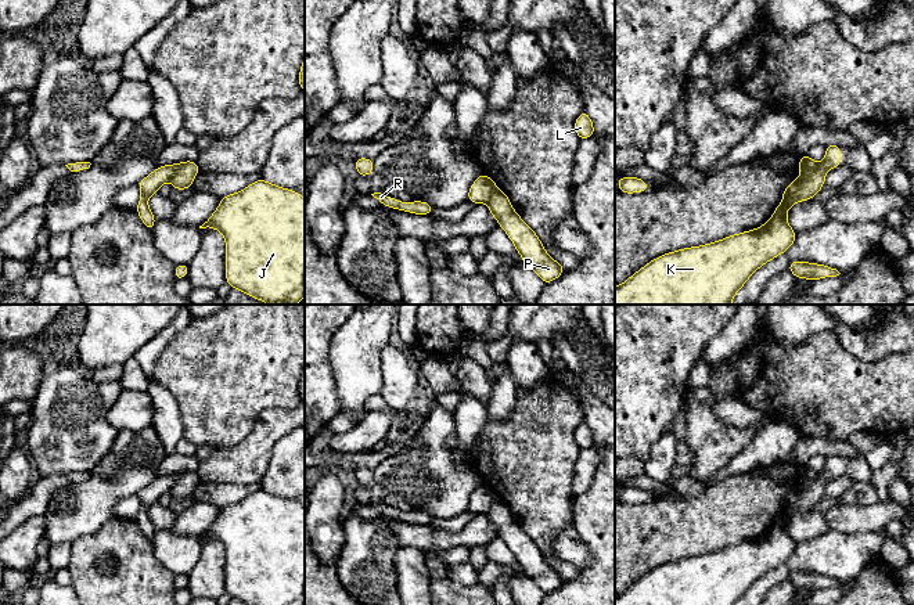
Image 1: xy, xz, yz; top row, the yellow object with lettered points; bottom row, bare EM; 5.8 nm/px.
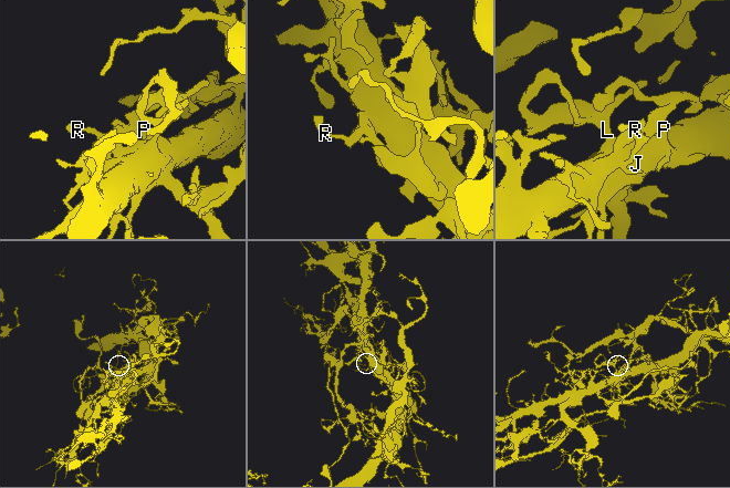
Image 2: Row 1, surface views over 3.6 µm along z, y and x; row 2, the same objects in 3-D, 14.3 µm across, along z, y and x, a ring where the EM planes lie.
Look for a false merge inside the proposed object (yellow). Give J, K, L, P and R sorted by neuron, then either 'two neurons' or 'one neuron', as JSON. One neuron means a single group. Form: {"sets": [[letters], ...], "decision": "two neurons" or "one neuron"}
{"sets": [["J", "K", "L", "P"], ["R"]], "decision": "two neurons"}

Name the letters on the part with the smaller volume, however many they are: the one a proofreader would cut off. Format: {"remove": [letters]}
{"remove": ["R"]}

